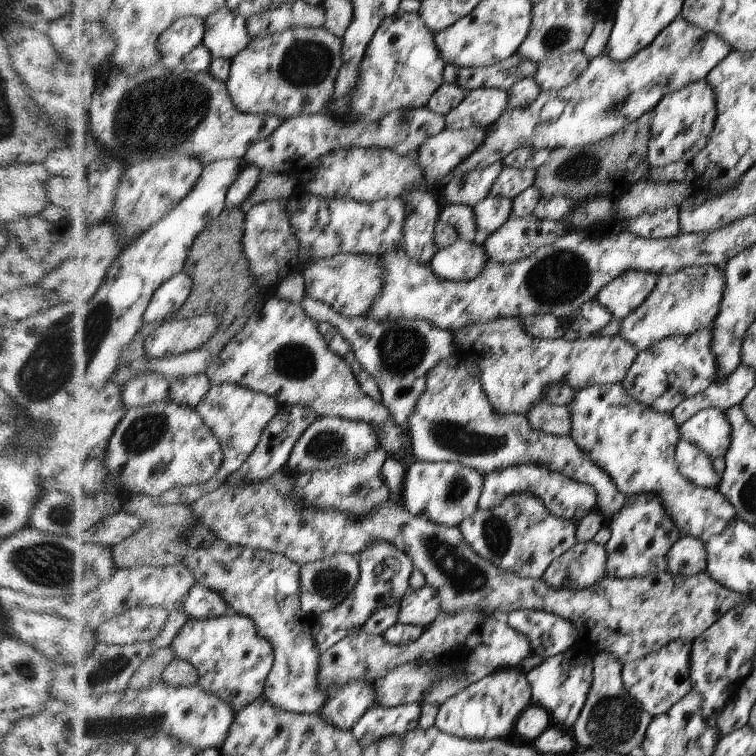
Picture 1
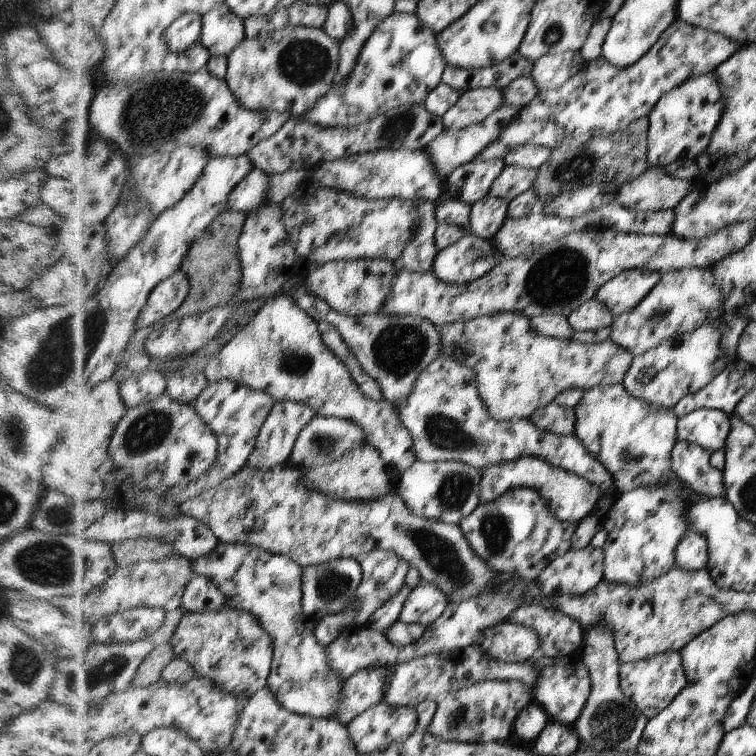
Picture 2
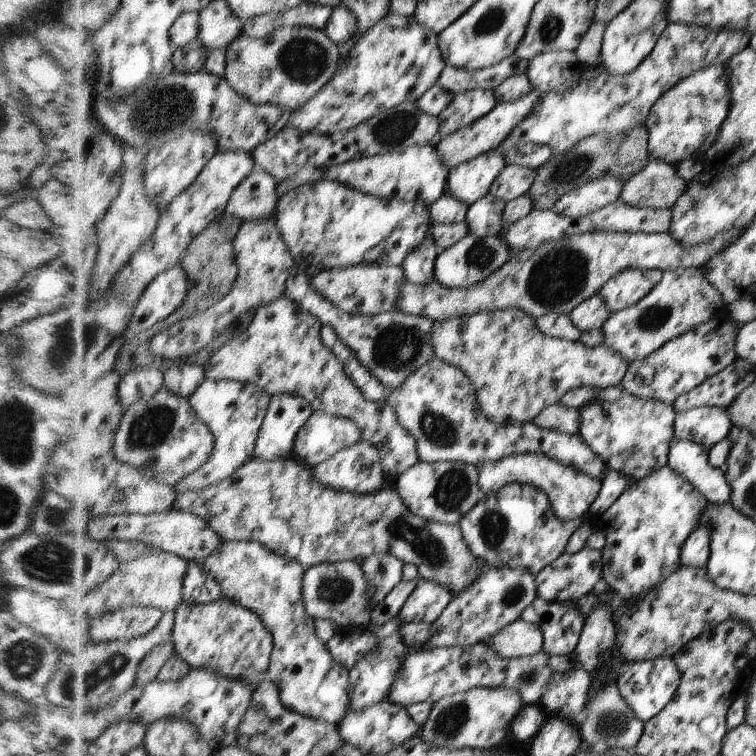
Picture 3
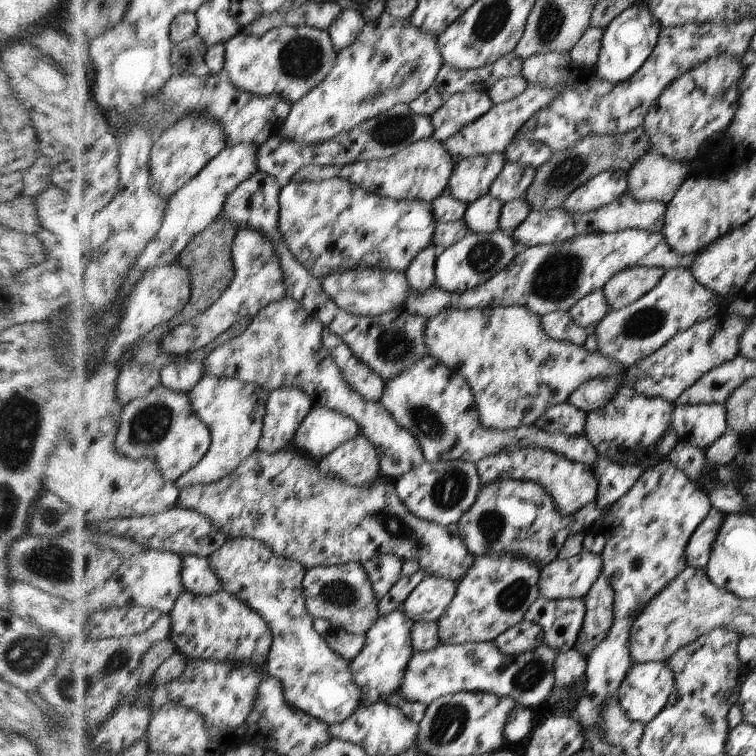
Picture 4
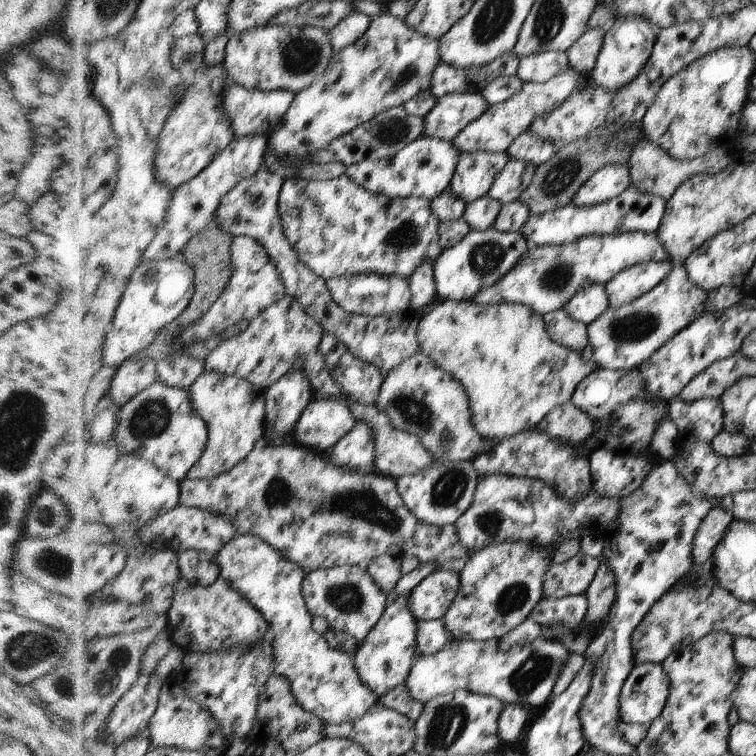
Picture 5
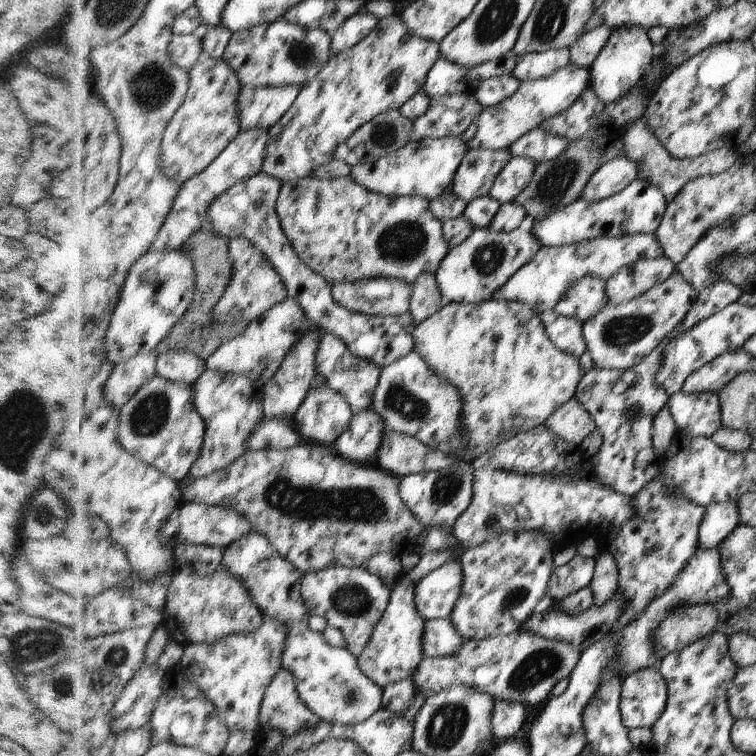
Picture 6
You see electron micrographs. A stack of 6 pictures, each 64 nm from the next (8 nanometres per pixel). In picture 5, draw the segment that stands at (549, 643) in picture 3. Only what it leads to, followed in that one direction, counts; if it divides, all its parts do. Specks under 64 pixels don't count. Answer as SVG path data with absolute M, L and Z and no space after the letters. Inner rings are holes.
M586 595L562 597L560 599L543 597L536 609L529 614L528 620L536 621L542 628L544 626L564 626L574 630L584 620L588 612Z

